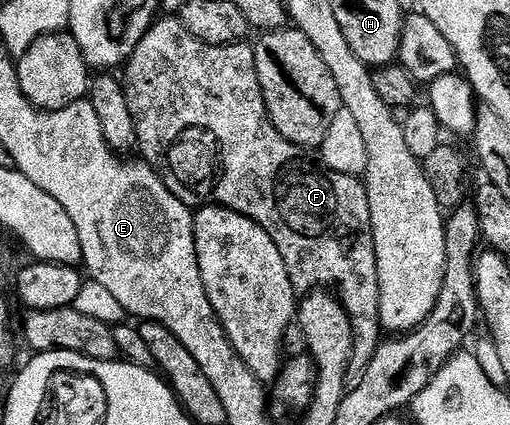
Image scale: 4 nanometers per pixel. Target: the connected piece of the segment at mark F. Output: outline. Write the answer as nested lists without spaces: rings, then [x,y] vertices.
[[[161,18],[146,30],[137,48],[130,51],[123,67],[127,109],[131,109],[131,117],[135,121],[140,158],[161,175],[163,169],[155,164],[167,155],[175,135],[187,135],[189,131],[207,135],[207,141],[203,143],[213,145],[211,171],[207,179],[209,185],[201,189],[201,193],[195,193],[195,209],[216,205],[255,221],[269,234],[271,241],[275,241],[279,253],[283,253],[283,265],[287,265],[294,291],[308,293],[332,289],[335,292],[353,327],[353,356],[349,362],[349,375],[361,376],[383,342],[379,317],[379,269],[375,261],[371,209],[364,182],[358,176],[335,173],[316,162],[313,164],[305,156],[308,155],[306,148],[287,142],[279,134],[269,119],[269,110],[265,107],[257,80],[255,53],[248,42],[212,47],[193,39],[180,18]]]

